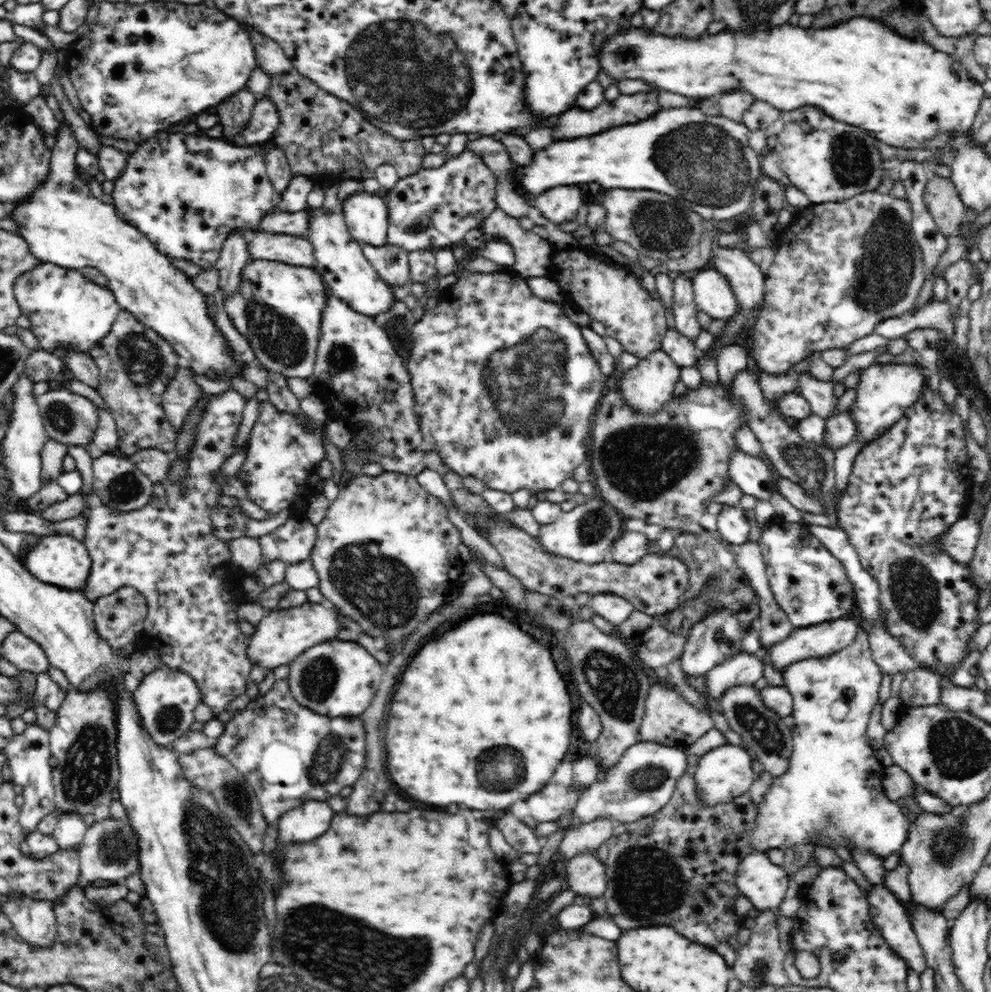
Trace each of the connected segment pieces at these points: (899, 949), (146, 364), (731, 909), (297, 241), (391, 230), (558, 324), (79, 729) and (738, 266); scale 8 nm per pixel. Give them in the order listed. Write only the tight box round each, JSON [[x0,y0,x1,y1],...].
[[867,885,927,974],[88,309,181,456],[603,773,758,950],[247,233,316,267],[383,149,497,253],[407,274,606,494],[49,687,120,816],[711,245,766,313]]

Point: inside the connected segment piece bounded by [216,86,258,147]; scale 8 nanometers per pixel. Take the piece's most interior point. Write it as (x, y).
(234, 112)

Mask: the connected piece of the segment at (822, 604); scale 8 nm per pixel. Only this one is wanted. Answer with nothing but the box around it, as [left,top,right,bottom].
[758,522,855,628]

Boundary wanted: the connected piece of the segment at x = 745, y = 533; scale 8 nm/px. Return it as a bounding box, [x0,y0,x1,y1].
[717,504,750,546]

